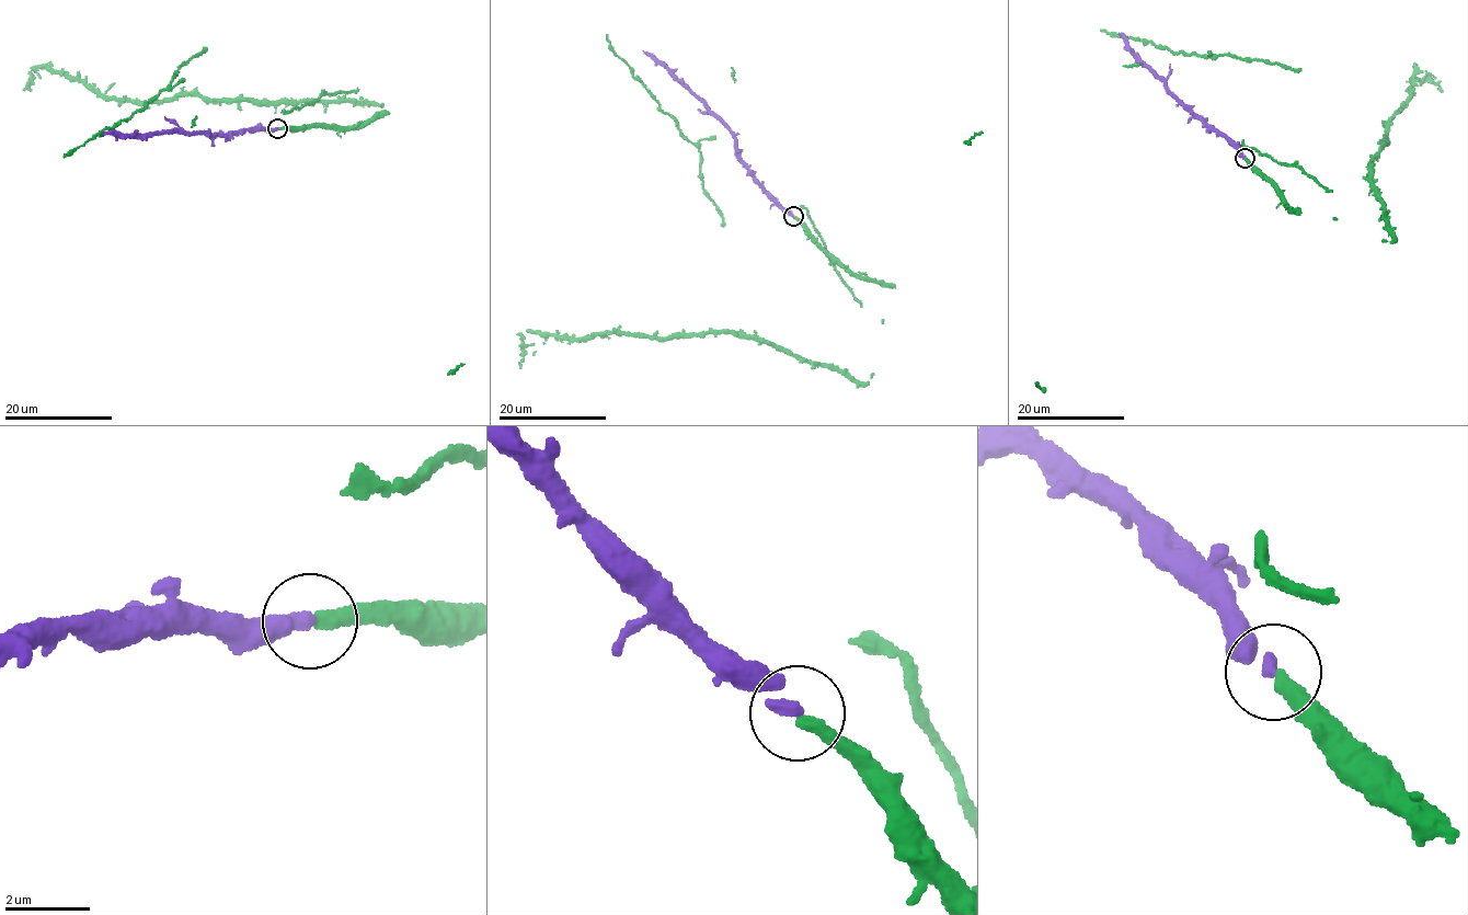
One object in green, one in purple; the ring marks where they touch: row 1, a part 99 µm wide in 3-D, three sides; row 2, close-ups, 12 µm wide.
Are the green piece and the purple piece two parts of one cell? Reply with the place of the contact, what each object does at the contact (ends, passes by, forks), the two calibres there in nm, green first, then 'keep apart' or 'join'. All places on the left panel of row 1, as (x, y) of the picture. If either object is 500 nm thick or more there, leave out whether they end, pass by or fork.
place (277, 128); green ends; purple ends; calibres 320 and 280 nm; join

